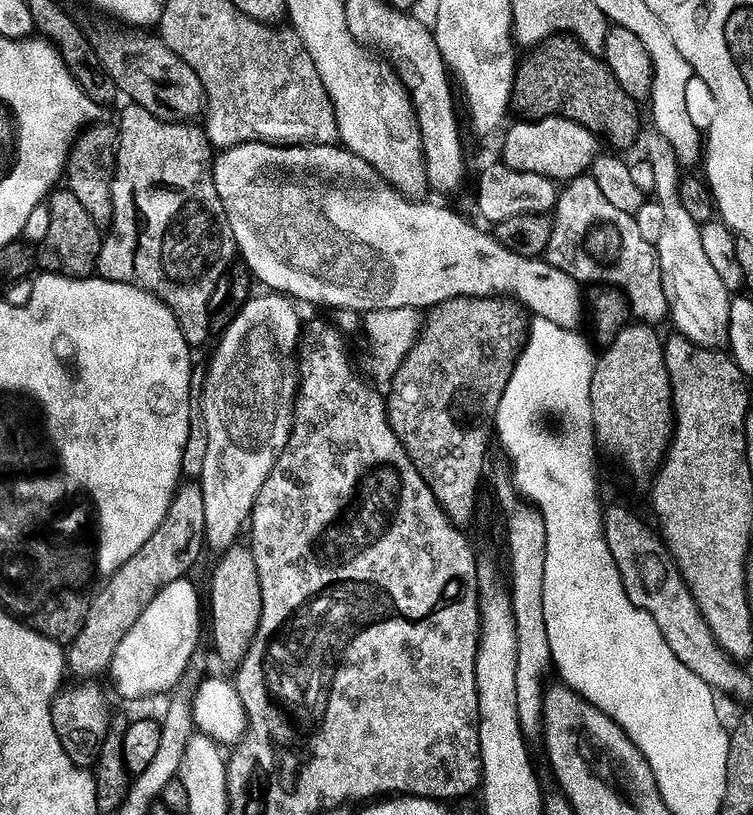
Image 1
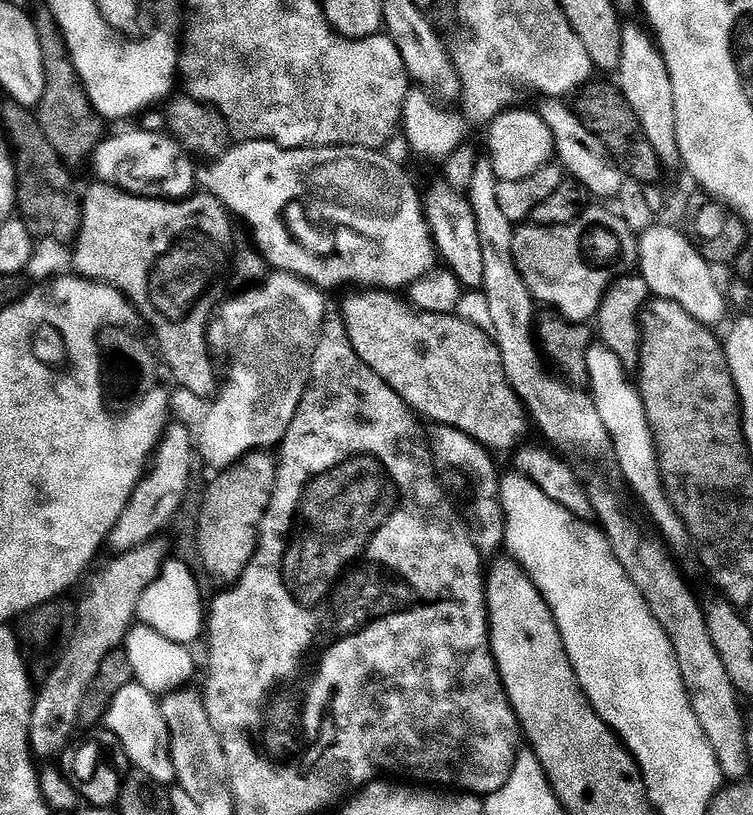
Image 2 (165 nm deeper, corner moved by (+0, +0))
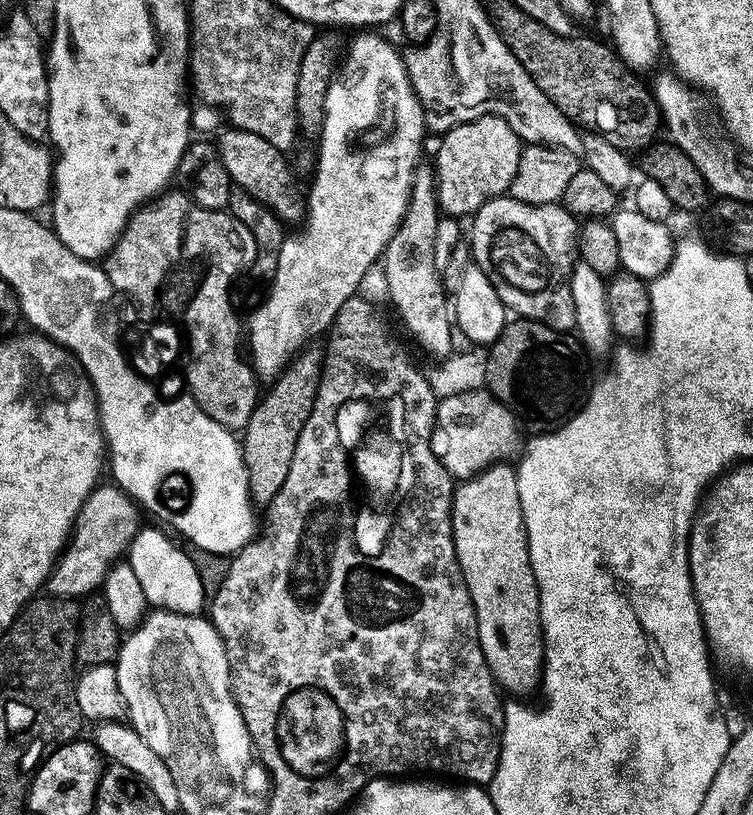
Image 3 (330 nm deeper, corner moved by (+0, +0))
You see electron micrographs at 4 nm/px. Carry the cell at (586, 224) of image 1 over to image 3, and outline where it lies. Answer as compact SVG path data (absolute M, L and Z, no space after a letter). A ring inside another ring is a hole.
M511 194L494 196L471 217L471 259L485 272L509 313L525 320L537 320L551 328L576 328L574 302L568 277L578 259L578 220L567 208L555 204L527 204Z

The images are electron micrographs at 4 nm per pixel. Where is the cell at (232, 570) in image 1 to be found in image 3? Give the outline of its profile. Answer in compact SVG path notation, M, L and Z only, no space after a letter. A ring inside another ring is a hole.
M305 346L293 356L280 375L267 385L266 391L256 402L250 422L242 430L244 461L248 471L248 491L257 505L267 506L282 490L286 474L290 474L290 462L294 458L294 446L298 446L298 434L314 410L314 398L320 385L320 369L324 367L324 354L318 347Z

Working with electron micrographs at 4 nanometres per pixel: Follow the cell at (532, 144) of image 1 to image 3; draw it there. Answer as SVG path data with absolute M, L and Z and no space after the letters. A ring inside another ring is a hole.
M479 116L454 126L439 140L434 175L436 203L440 205L441 213L449 217L471 217L486 201L503 196L511 189L518 174L522 141L503 116Z

